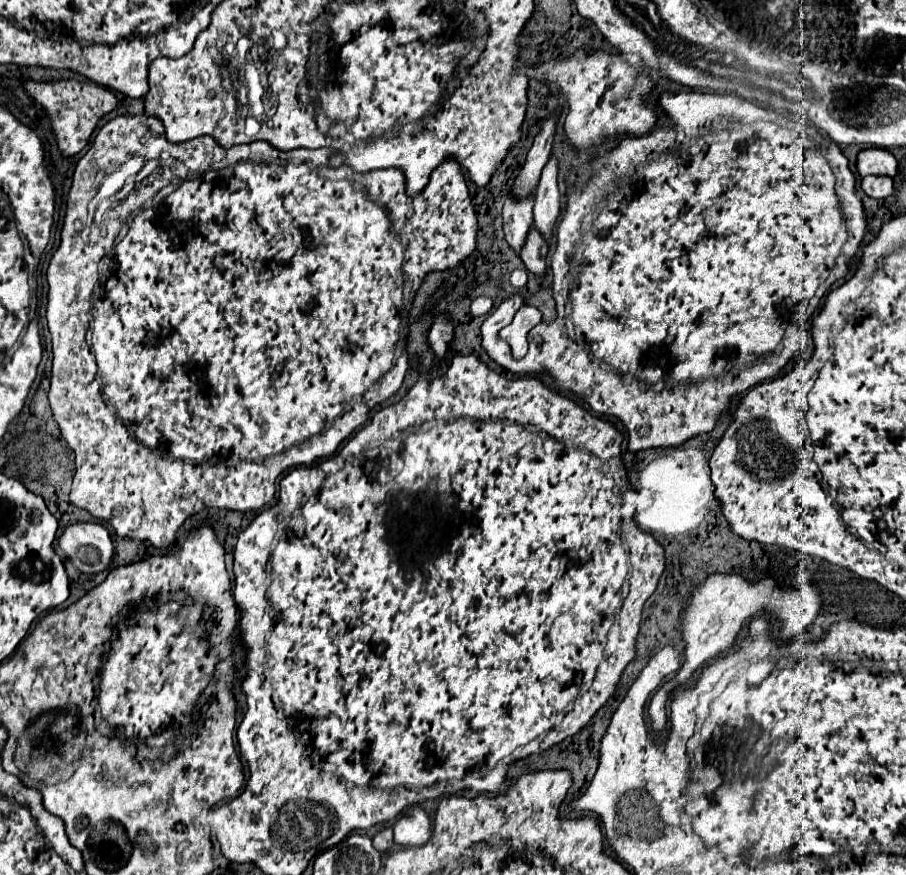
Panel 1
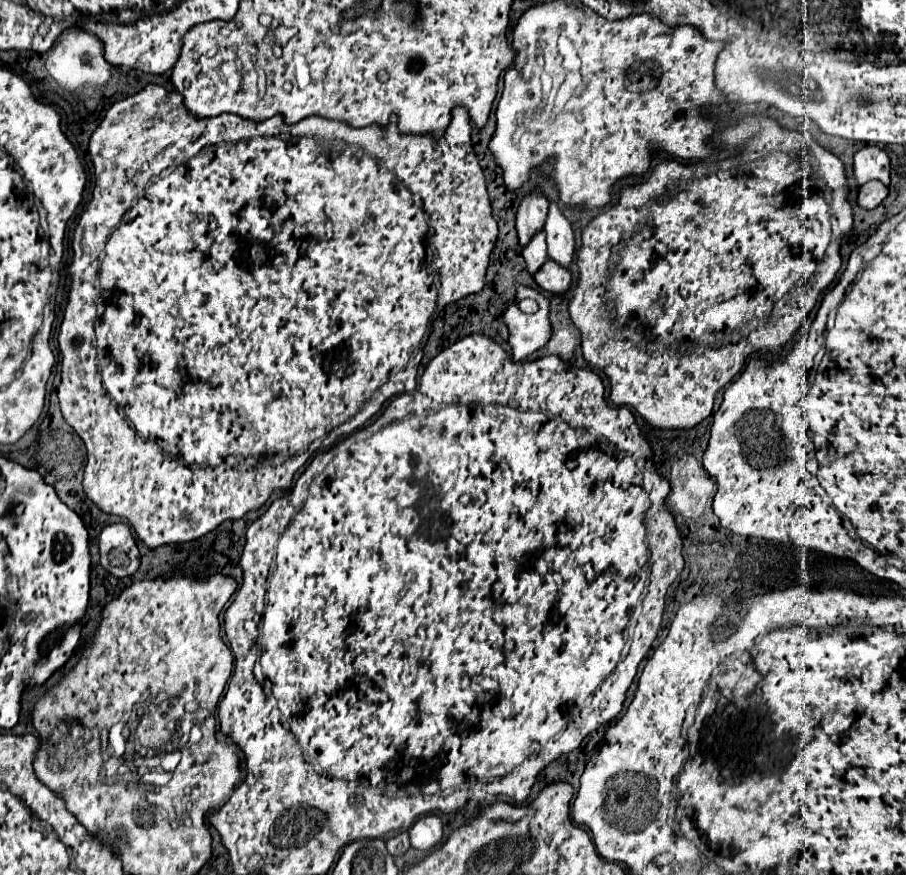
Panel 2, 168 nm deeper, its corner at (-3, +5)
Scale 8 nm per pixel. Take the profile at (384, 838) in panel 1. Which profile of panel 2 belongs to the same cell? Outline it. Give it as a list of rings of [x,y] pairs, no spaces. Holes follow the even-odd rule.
[[[403,830],[403,832],[397,834],[395,838],[387,840],[387,848],[389,848],[389,854],[391,854],[391,856],[401,856],[401,854],[405,854],[407,848],[409,848],[409,834],[407,834],[407,830]]]

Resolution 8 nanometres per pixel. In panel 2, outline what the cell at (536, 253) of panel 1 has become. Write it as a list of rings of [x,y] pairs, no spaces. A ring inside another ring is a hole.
[[[547,260],[545,266],[537,272],[535,282],[537,282],[543,290],[547,290],[547,292],[557,294],[557,296],[563,296],[563,294],[567,294],[569,288],[571,288],[571,274],[569,274],[569,270],[565,270],[565,268],[559,266],[557,262]]]

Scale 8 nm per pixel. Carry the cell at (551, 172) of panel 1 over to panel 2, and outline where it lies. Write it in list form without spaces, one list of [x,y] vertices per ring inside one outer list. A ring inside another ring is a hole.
[[[555,204],[549,206],[545,234],[549,258],[561,264],[563,268],[571,268],[571,264],[575,262],[575,234],[571,230],[569,220],[561,214],[561,210]]]

